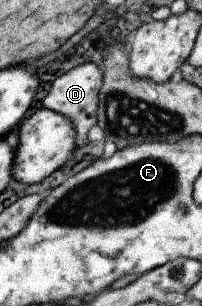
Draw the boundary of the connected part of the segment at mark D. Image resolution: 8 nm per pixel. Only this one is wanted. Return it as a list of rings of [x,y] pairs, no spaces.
[[[94,63],[76,66],[54,79],[42,99],[42,108],[53,110],[72,121],[75,130],[75,148],[88,143],[86,133],[97,124],[97,96],[101,85],[101,73]]]

